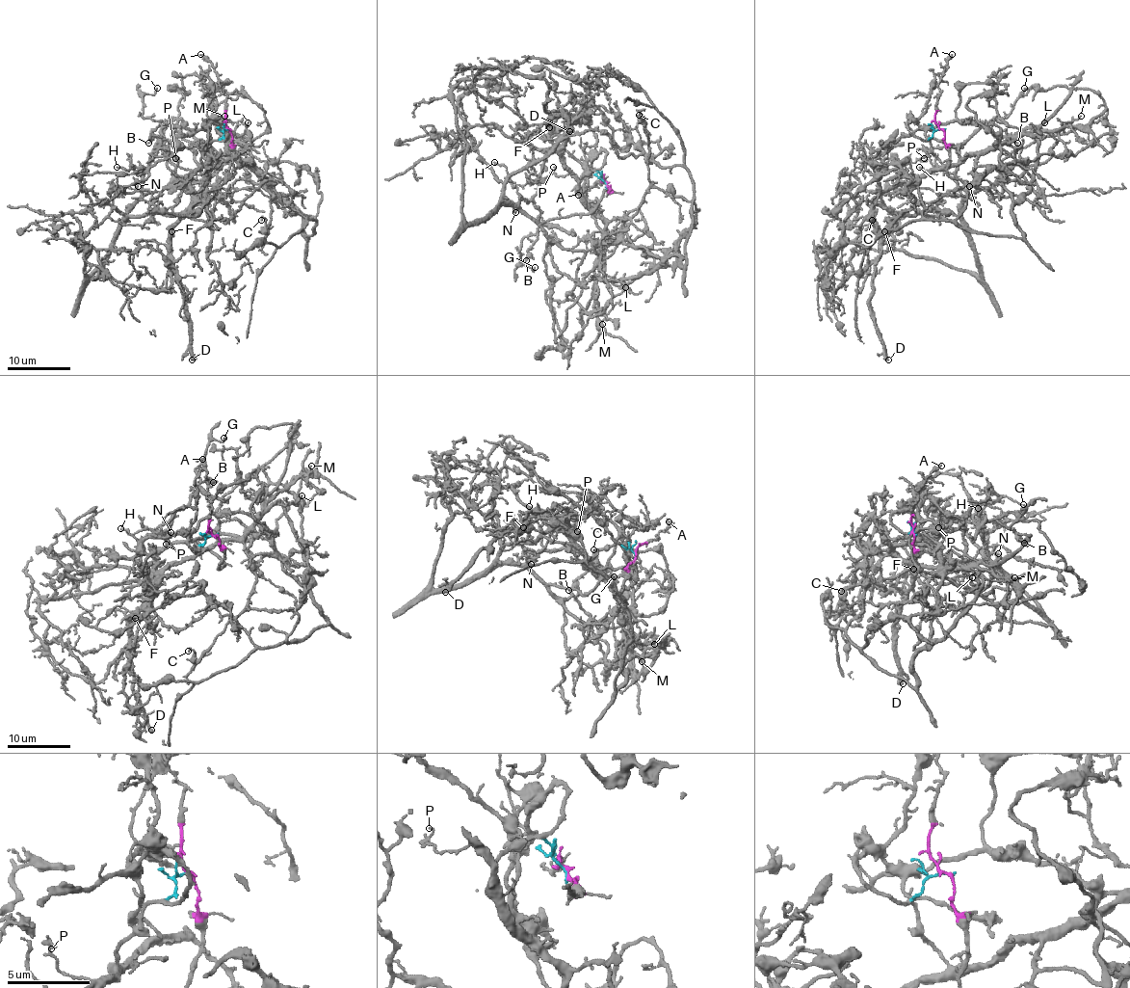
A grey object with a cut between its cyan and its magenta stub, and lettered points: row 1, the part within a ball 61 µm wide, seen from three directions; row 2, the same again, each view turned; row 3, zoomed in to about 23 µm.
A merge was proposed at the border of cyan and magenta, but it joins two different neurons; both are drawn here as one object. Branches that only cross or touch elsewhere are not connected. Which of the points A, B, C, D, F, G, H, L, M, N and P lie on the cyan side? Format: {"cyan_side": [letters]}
{"cyan_side": ["C", "D", "F", "L", "M", "P"]}

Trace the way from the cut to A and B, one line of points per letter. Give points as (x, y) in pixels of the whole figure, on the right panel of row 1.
A: (941, 128), (934, 120), (937, 87), (944, 66), (952, 55)
B: (941, 128), (947, 171), (979, 188), (963, 195), (956, 171), (959, 147), (995, 123), (1017, 143)

